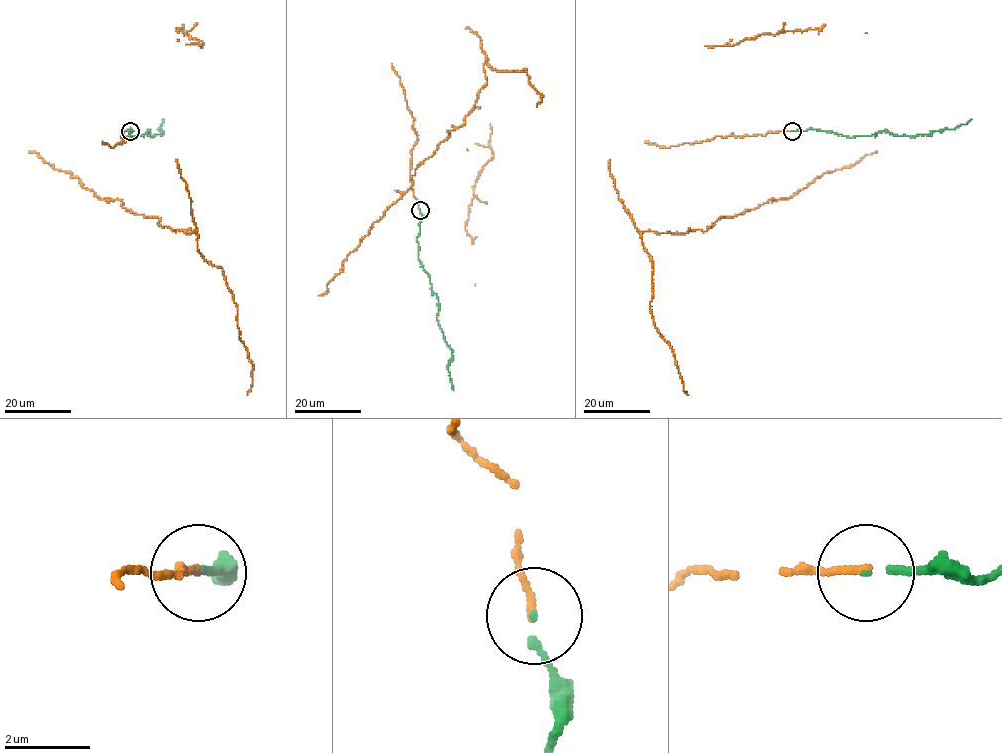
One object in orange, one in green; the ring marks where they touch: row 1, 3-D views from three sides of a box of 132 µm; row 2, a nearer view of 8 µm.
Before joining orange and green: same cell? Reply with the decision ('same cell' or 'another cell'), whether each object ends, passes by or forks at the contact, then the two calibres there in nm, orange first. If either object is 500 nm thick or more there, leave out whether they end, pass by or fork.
same cell; orange ends; green ends; calibres 160 and 130 nm

